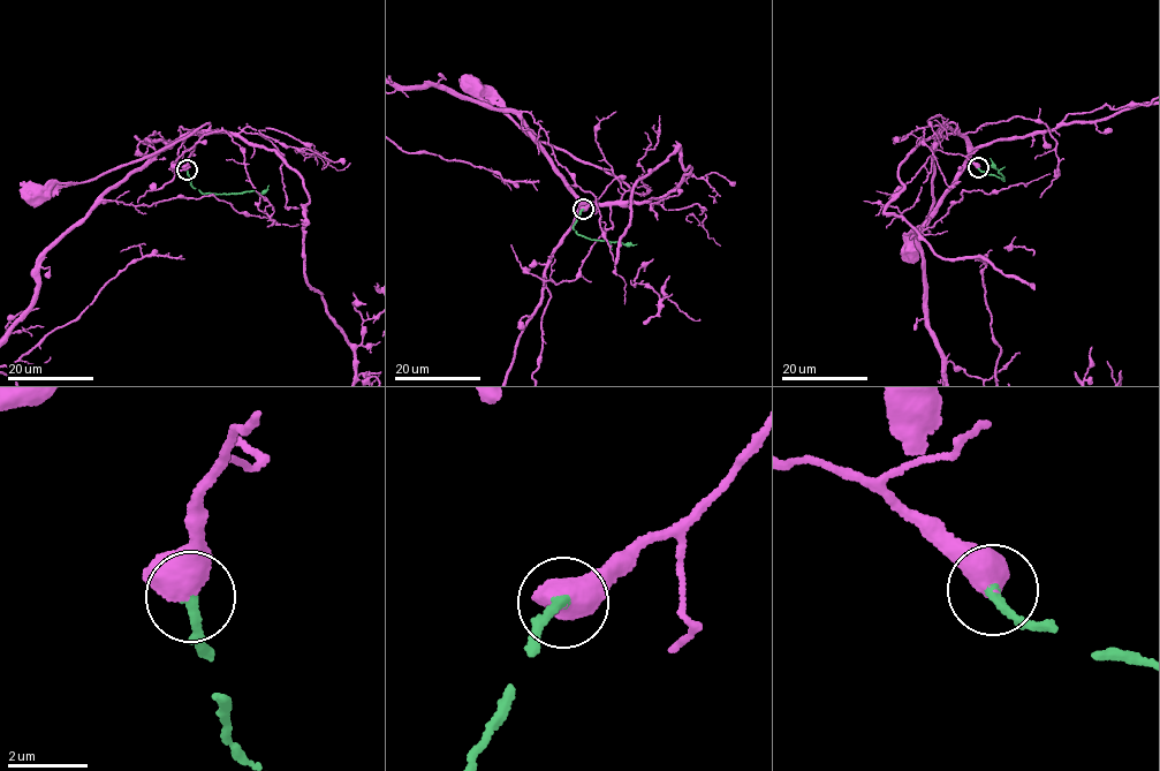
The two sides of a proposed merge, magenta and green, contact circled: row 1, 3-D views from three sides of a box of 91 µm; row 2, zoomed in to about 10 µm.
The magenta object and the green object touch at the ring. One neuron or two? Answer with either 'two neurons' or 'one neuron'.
one neuron

